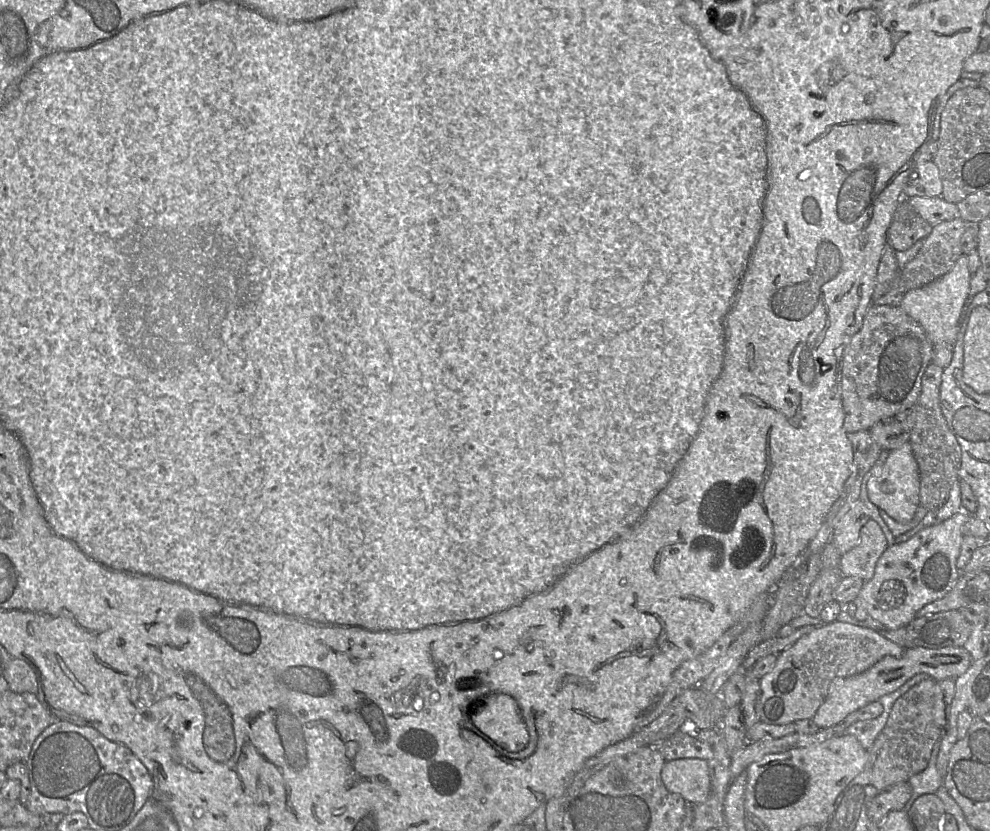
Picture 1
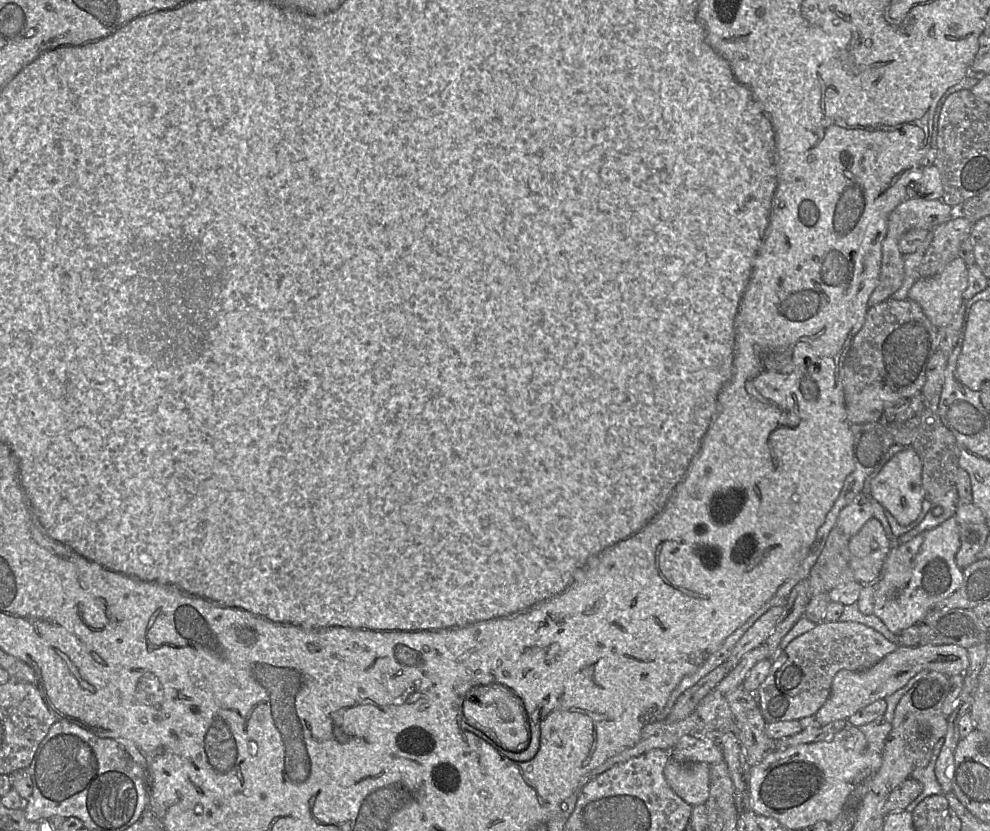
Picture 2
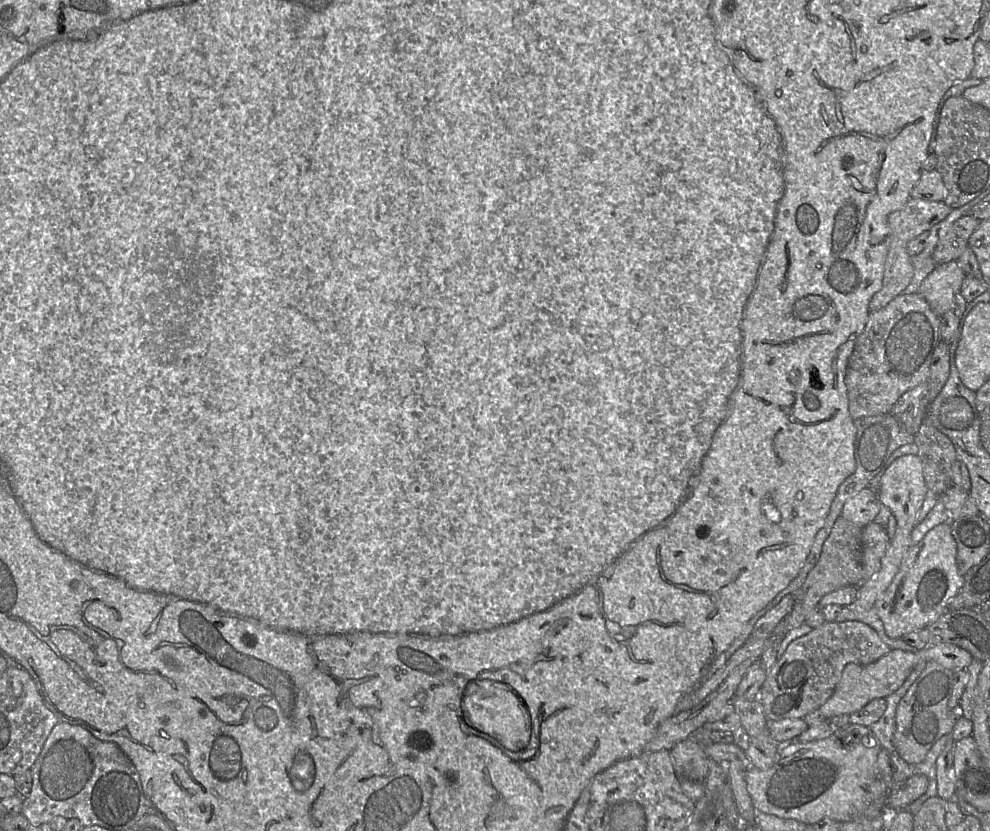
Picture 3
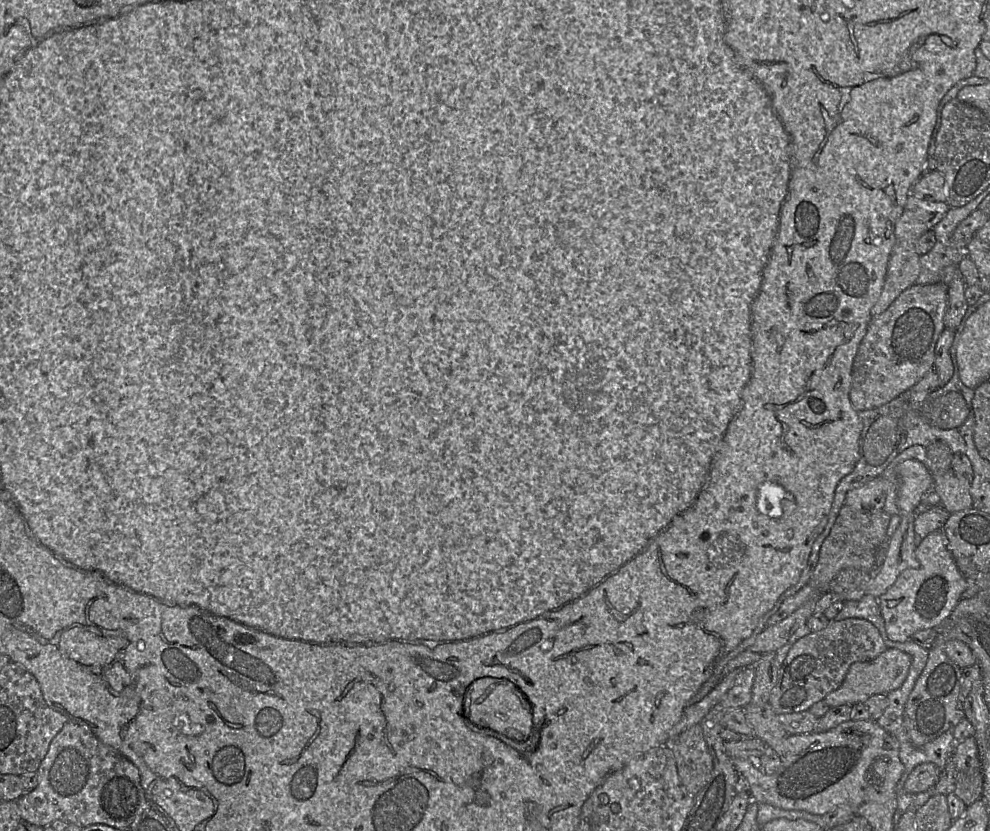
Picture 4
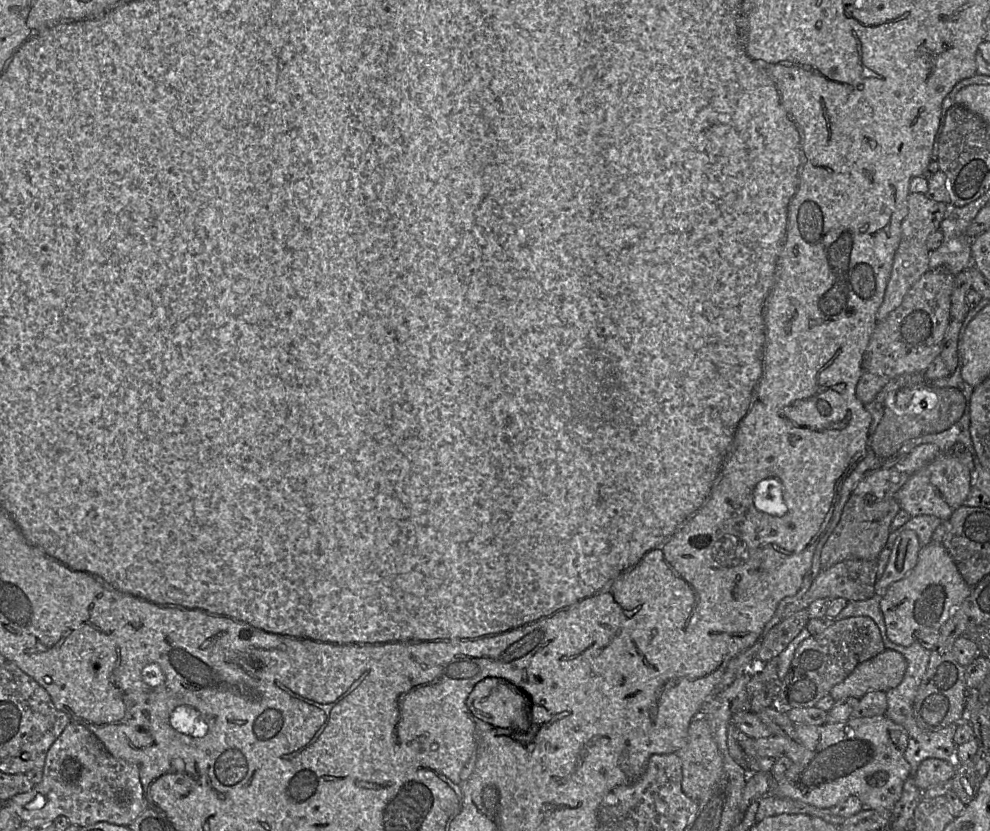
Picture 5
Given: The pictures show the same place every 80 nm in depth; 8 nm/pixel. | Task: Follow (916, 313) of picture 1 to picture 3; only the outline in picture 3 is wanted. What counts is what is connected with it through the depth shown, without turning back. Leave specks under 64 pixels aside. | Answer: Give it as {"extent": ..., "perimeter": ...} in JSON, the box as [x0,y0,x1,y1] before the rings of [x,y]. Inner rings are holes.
{"extent":[918,261,965,316],"perimeter":[[[957,261],[937,265],[922,281],[918,293],[939,316],[954,307],[955,295],[960,292],[965,273]]]}

